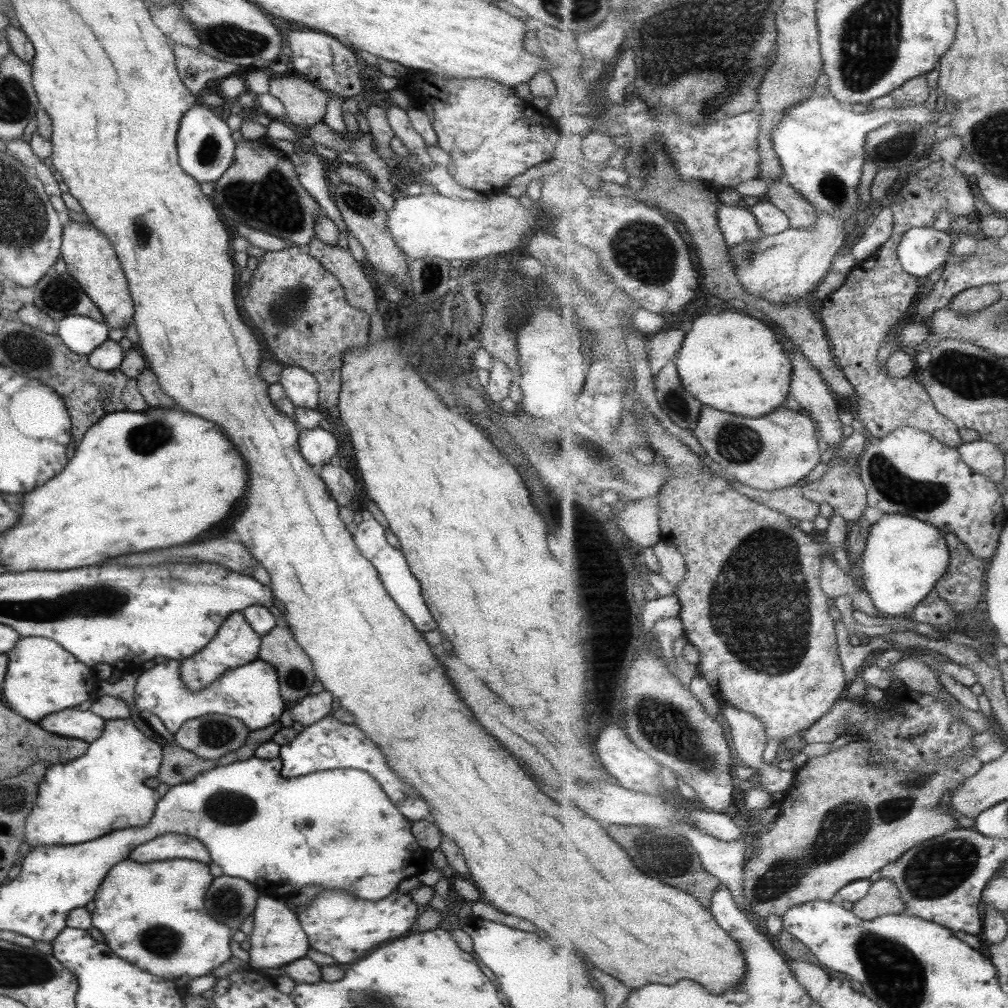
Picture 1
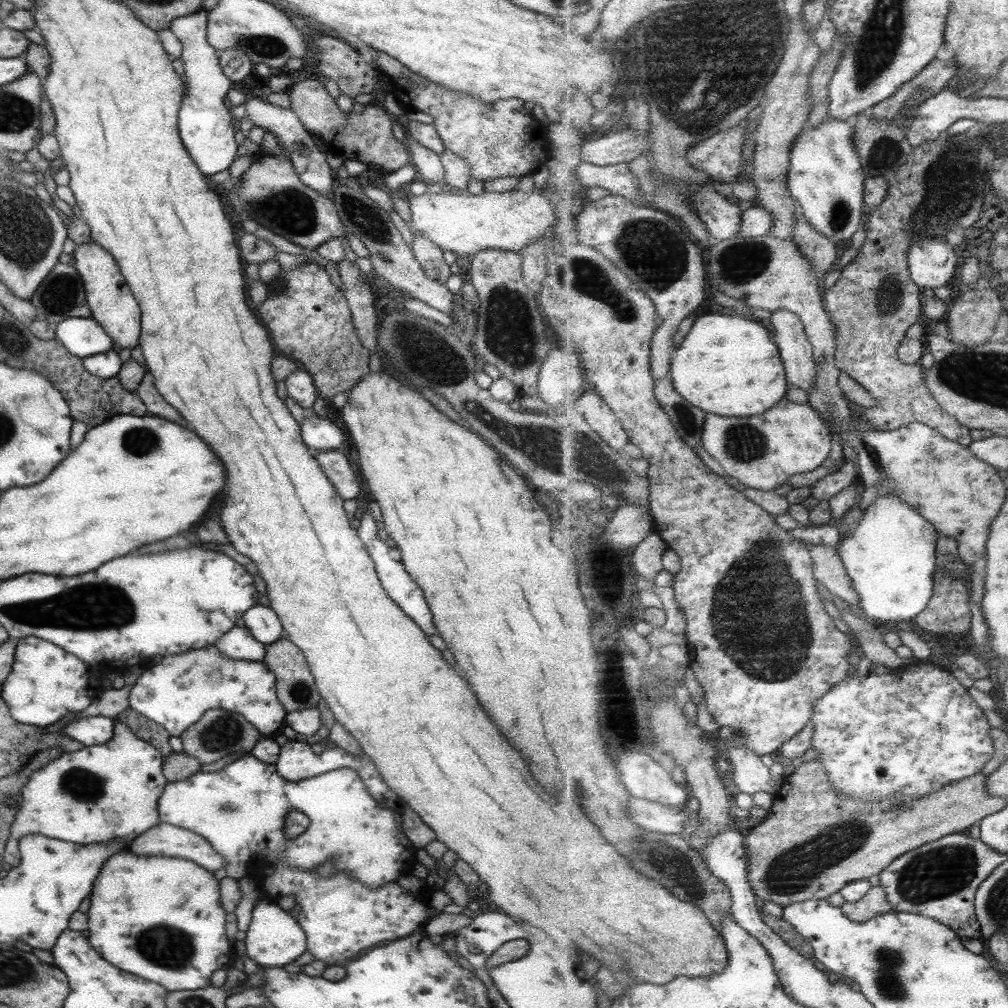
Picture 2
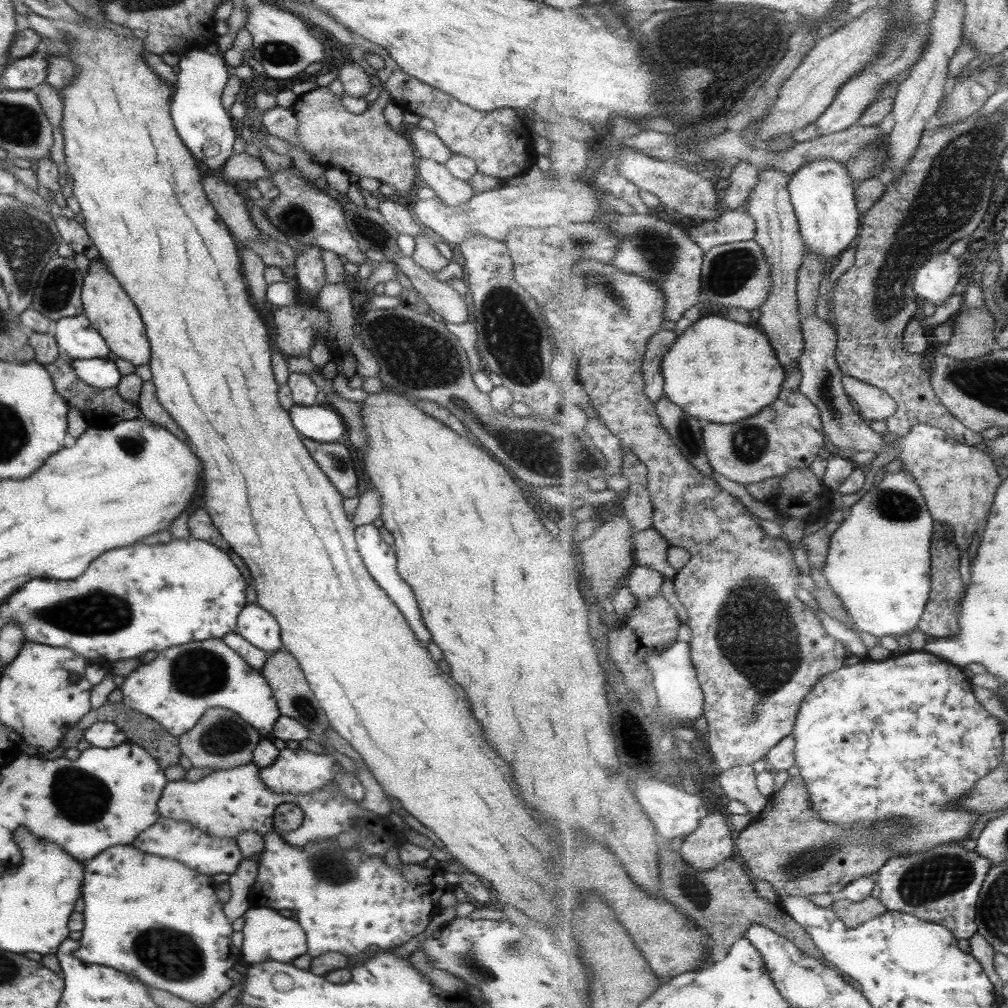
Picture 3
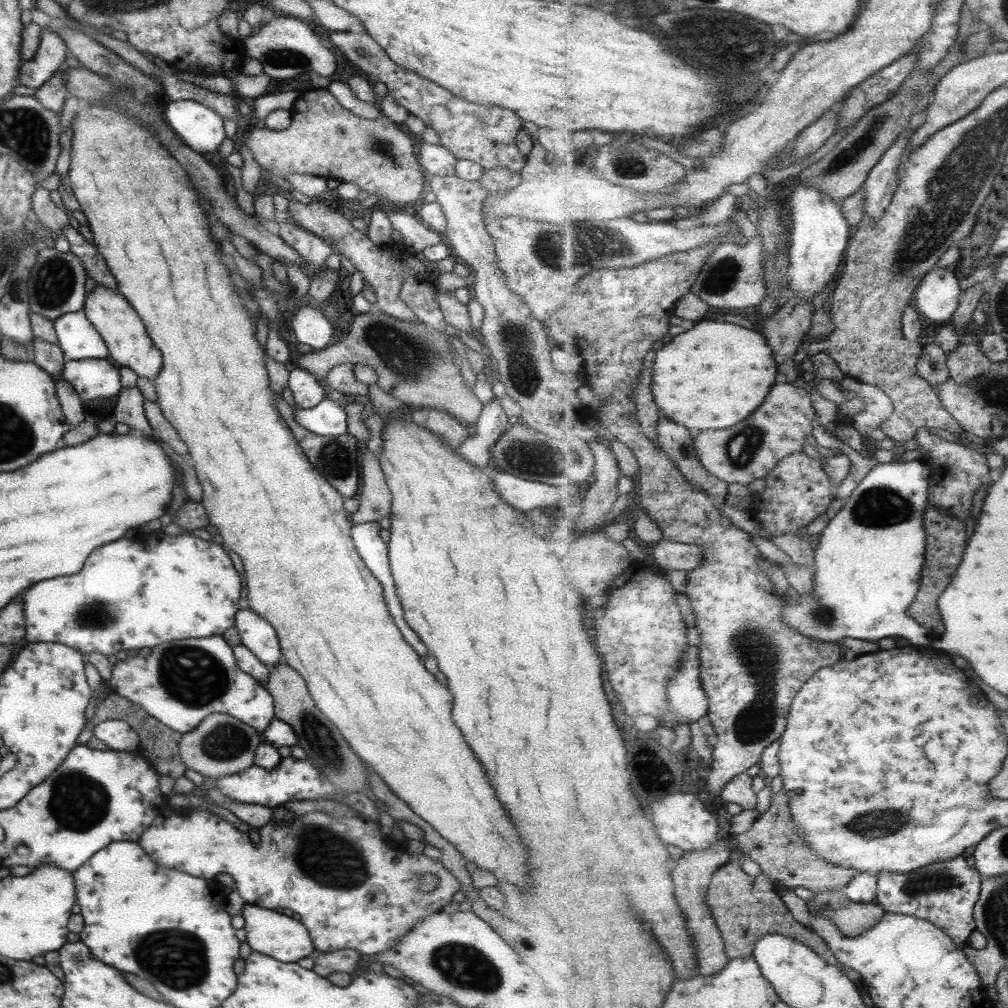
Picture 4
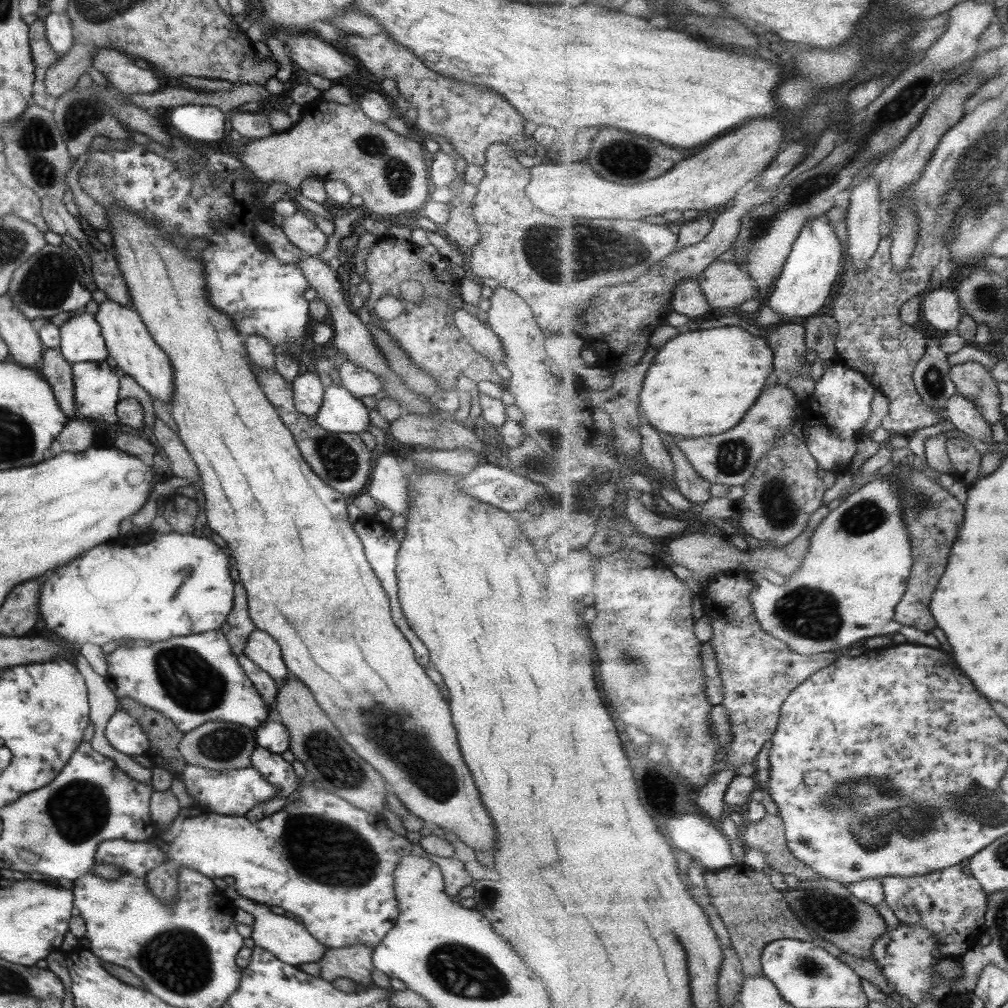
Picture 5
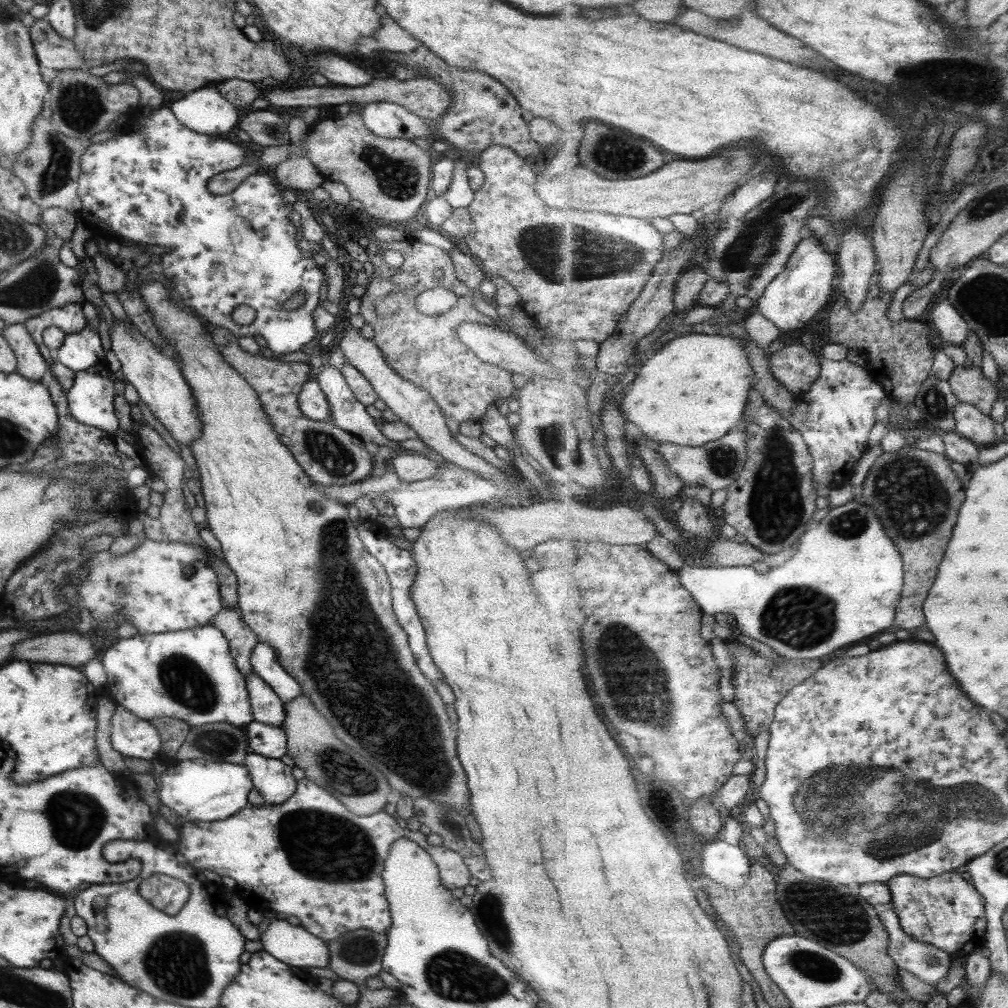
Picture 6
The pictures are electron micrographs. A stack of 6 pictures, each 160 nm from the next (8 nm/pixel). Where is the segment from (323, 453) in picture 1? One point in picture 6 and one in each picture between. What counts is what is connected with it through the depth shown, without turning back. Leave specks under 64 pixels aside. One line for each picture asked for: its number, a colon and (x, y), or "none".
2: (319, 434)
3: (319, 423)
4: (326, 419)
5: (340, 412)
6: (346, 412)

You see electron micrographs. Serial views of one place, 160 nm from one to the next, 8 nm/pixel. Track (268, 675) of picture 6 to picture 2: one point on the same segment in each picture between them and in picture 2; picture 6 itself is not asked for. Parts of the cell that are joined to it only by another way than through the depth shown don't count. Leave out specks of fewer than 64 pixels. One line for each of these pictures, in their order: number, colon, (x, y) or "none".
2: (261, 622)
3: (257, 626)
4: (255, 634)
5: (261, 649)

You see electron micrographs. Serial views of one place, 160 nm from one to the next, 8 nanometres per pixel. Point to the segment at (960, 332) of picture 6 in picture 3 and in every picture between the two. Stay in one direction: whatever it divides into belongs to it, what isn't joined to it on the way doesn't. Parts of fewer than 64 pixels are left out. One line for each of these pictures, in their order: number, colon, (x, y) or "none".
3: (936, 280)
4: (938, 297)
5: (941, 308)

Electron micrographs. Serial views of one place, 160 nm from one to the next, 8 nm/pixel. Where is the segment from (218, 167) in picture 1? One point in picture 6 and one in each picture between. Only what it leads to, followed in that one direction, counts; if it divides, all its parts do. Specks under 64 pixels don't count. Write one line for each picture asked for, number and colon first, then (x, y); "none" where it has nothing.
2: (204, 125)
3: (200, 120)
4: (196, 125)
5: (204, 124)
6: (203, 111)

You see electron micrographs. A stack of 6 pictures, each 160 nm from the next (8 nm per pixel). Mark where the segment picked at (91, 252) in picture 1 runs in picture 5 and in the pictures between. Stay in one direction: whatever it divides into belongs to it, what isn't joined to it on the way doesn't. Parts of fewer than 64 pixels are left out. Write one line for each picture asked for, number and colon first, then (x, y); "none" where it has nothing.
2: (111, 305)
3: (109, 310)
4: (124, 335)
5: (130, 348)

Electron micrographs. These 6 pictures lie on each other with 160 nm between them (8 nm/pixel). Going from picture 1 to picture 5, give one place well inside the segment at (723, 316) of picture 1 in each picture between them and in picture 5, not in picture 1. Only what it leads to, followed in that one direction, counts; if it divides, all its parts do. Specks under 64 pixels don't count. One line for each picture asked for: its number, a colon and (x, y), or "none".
2: (728, 365)
3: (719, 370)
4: (711, 376)
5: (703, 384)

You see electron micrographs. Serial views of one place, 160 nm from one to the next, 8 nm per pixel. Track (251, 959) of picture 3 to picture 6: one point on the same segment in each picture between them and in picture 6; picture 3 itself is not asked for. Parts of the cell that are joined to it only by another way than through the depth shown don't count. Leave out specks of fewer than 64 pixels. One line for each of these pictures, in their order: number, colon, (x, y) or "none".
4: (269, 933)
5: (288, 941)
6: (291, 944)

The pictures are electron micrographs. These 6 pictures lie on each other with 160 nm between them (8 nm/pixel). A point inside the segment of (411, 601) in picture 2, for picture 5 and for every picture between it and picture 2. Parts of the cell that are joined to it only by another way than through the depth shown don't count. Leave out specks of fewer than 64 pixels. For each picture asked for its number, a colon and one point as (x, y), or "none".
3: (379, 559)
4: (372, 550)
5: (380, 548)

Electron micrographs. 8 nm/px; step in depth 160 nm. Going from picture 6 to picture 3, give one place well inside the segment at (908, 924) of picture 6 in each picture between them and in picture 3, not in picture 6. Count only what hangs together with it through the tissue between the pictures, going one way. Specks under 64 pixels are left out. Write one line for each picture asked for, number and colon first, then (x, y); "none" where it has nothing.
3: (943, 884)
4: (946, 893)
5: (954, 905)

